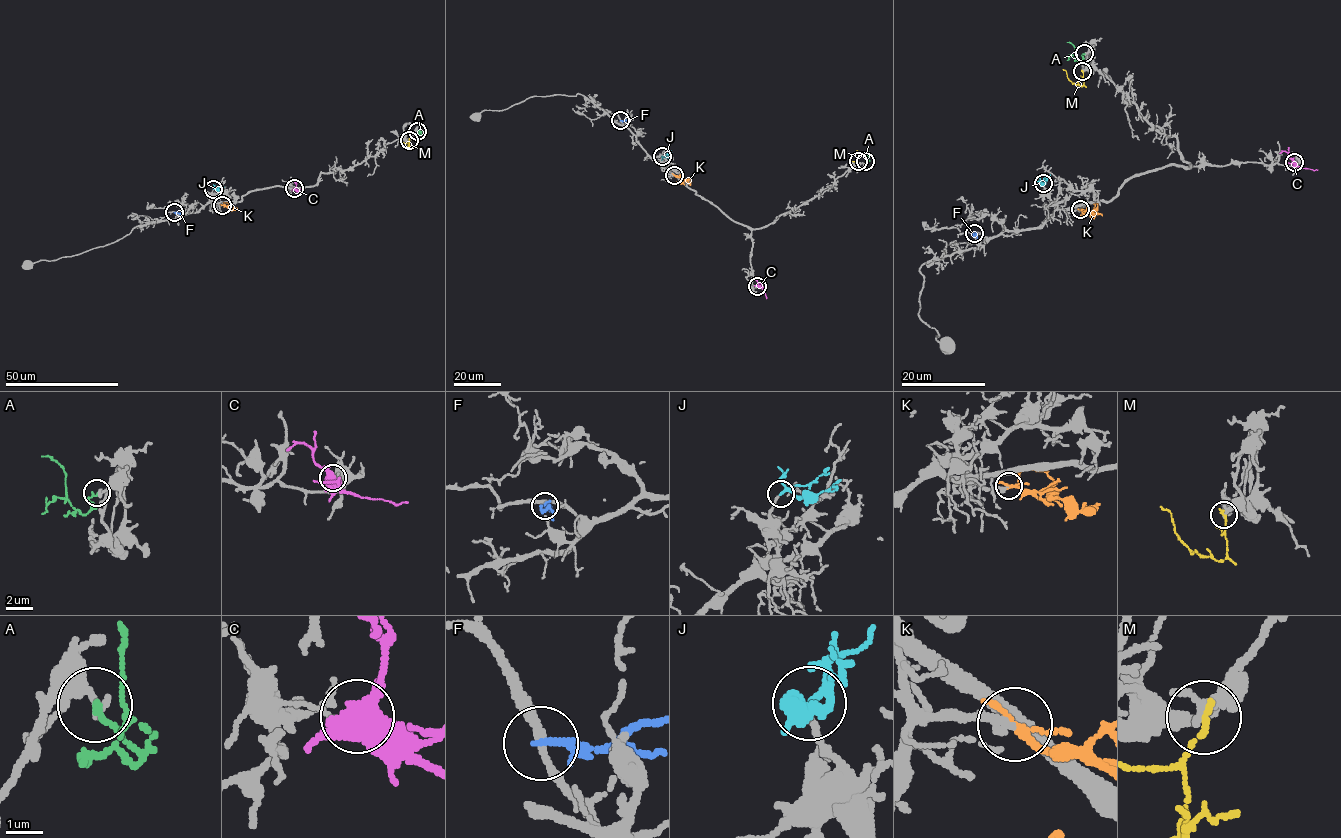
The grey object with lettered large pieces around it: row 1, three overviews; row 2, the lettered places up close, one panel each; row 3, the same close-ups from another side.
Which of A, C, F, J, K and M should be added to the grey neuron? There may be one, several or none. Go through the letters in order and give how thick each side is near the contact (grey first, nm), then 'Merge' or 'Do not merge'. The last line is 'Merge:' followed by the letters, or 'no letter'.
A: Thickness 200 nm (grey) against 150 nm. Do not merge
C: Thickness 170 nm (grey) against 480 nm. Do not merge
F: Thickness 240 nm (grey) against 240 nm. Do not merge
J: Thickness 170 nm (grey) against 130 nm. Merge
K: Thickness 260 nm (grey) against 200 nm. Merge
M: Thickness 300 nm (grey) against 180 nm. Do not merge
Merge: J, K

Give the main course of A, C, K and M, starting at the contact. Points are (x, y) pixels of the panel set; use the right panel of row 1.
A: (1084, 53), (1079, 60), (1074, 47), (1067, 42)
C: (1294, 161), (1304, 168), (1318, 169)
K: (1081, 209), (1089, 213), (1098, 203), (1094, 211)
M: (1083, 72), (1084, 84), (1079, 86), (1072, 82), (1063, 69)

